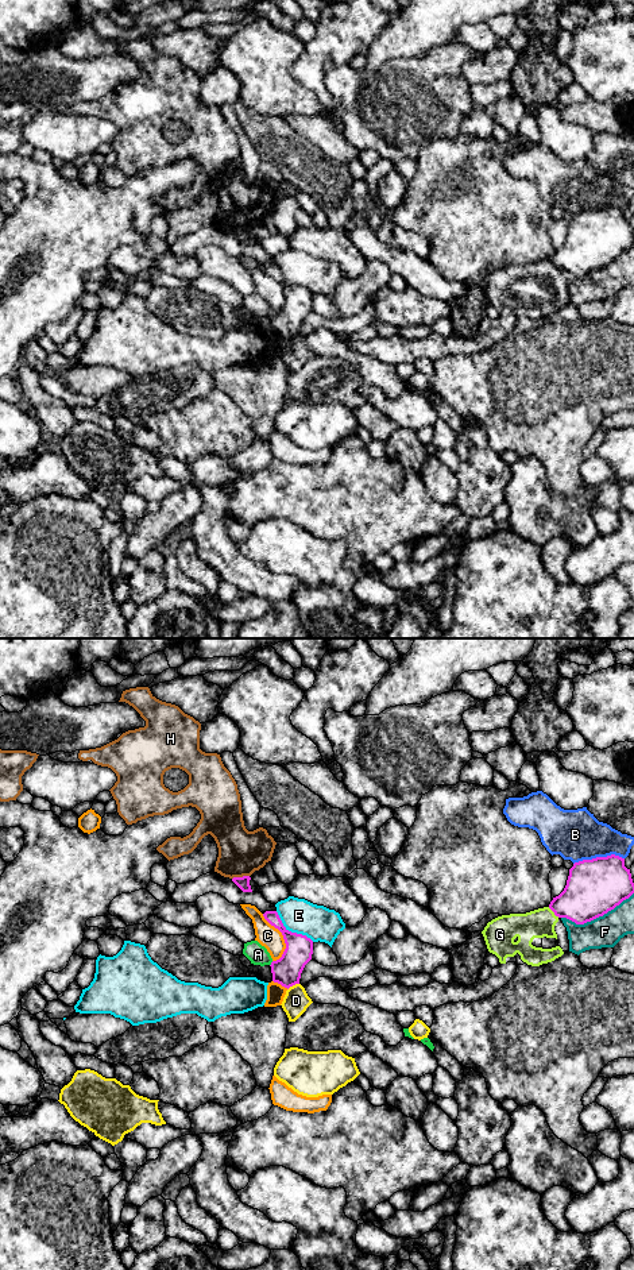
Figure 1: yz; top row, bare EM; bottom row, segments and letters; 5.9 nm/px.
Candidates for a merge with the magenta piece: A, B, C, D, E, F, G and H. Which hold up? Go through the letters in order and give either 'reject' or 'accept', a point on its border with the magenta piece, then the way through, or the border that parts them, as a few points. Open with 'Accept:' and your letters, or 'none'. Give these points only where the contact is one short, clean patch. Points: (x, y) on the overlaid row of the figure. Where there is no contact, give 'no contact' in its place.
Accept: none
A: reject; meets magenta in yz at (271, 964); border along yz (273, 961), (270, 965)
B: reject; meets magenta in yz at (598, 857); border along yz (623, 857), (614, 854), (596, 856), (573, 864)
C: reject; meets magenta in yz at (283, 937)
D: reject; meets magenta in yz at (293, 984); border along yz (298, 983), (287, 989)
E: reject; meets magenta in yz at (290, 931)
F: reject; meets magenta in yz at (596, 917)
G: reject; meets magenta in yz at (553, 911); border along yz (548, 907), (559, 917)
H: reject; meets magenta in yz at (240, 877)

